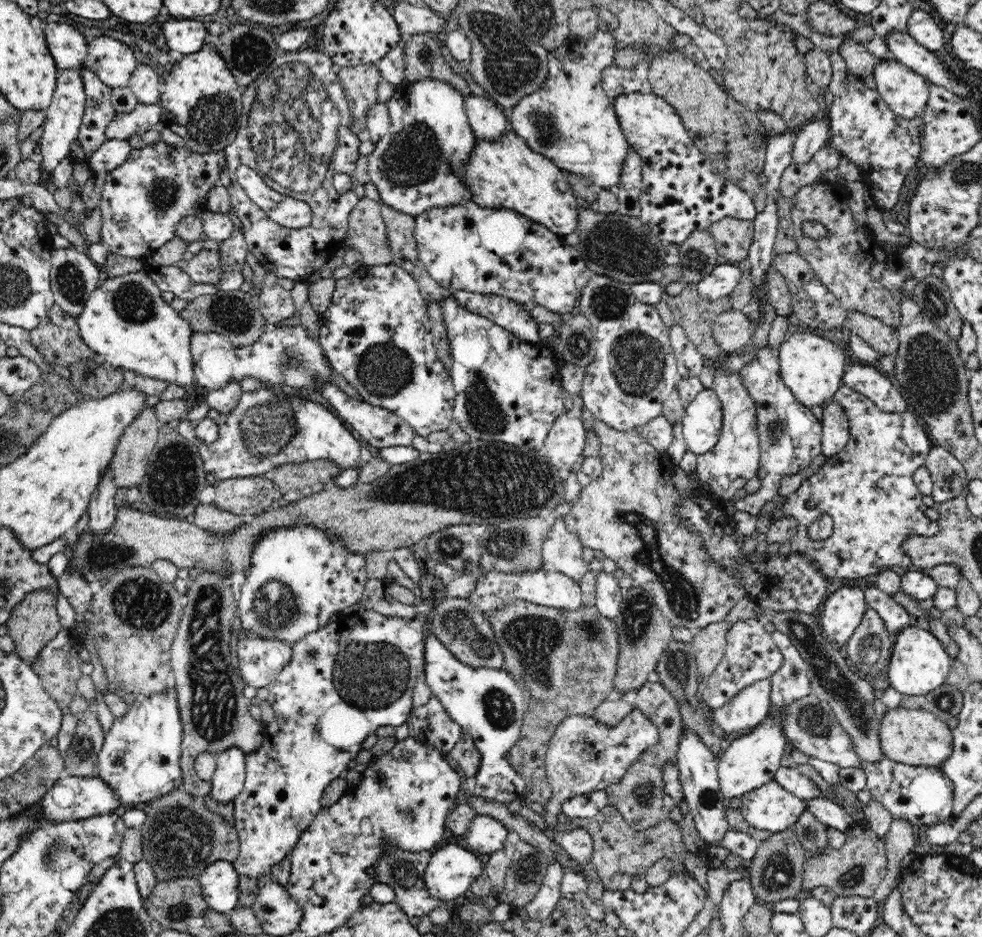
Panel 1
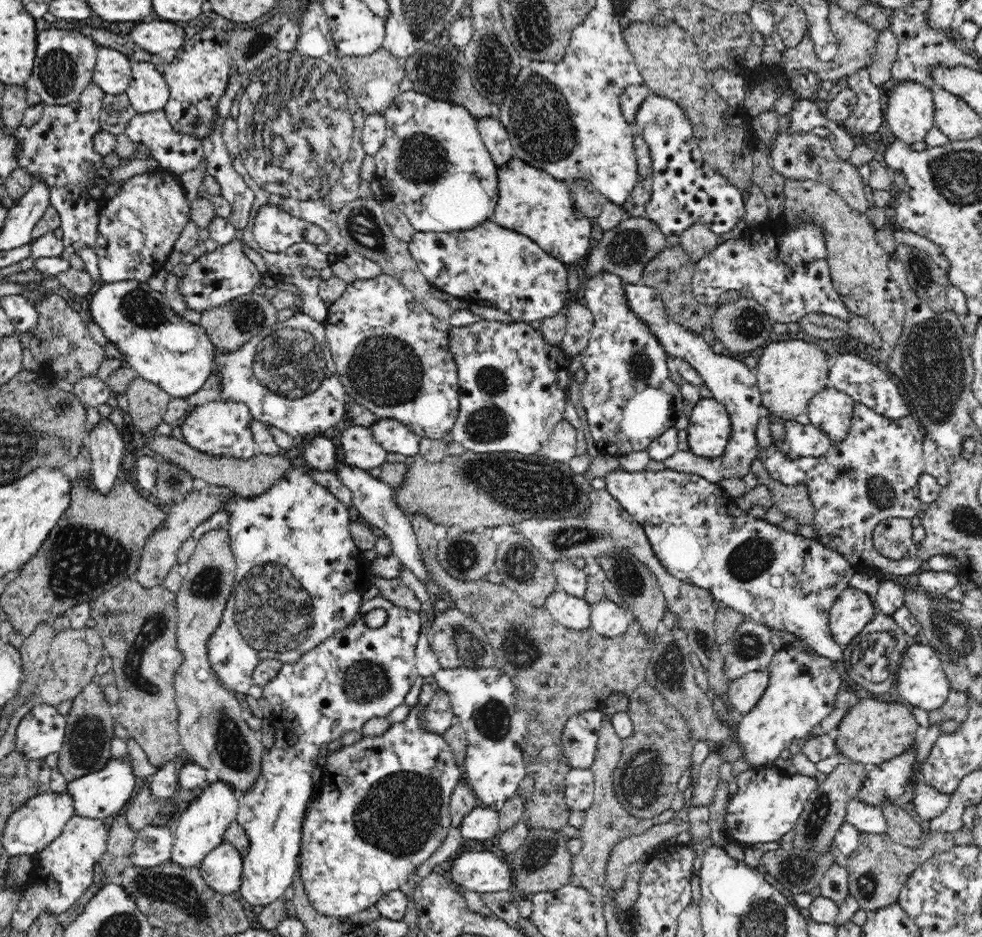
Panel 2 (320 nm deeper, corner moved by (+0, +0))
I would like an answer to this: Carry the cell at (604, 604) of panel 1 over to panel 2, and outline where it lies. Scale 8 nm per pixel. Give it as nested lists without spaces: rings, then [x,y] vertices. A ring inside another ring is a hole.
[[[602,599],[591,605],[591,627],[604,638],[614,638],[623,635],[635,617],[625,606],[618,606],[610,599]]]

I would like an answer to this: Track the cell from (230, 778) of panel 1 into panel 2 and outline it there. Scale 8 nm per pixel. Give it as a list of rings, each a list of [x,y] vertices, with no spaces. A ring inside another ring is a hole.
[[[210,778],[195,802],[182,807],[175,817],[173,824],[175,841],[168,862],[185,870],[198,869],[208,853],[223,842],[229,824],[237,820],[238,806],[237,795],[232,791],[232,787],[228,783]]]

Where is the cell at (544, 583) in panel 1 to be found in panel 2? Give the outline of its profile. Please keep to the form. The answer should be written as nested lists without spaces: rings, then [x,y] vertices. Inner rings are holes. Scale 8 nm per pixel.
[[[557,589],[550,594],[544,607],[568,631],[584,631],[591,626],[591,605],[564,590]]]

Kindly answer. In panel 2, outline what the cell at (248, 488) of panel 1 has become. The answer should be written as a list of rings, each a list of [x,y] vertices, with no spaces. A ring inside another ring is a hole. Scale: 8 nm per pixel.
[[[206,486],[200,491],[192,491],[182,504],[174,504],[166,513],[167,518],[162,527],[159,527],[150,537],[146,538],[142,556],[136,570],[136,580],[144,588],[162,585],[172,566],[176,564],[178,550],[182,542],[192,537],[193,531],[202,522],[208,521],[215,512],[220,511],[222,504],[235,494],[226,487]]]

